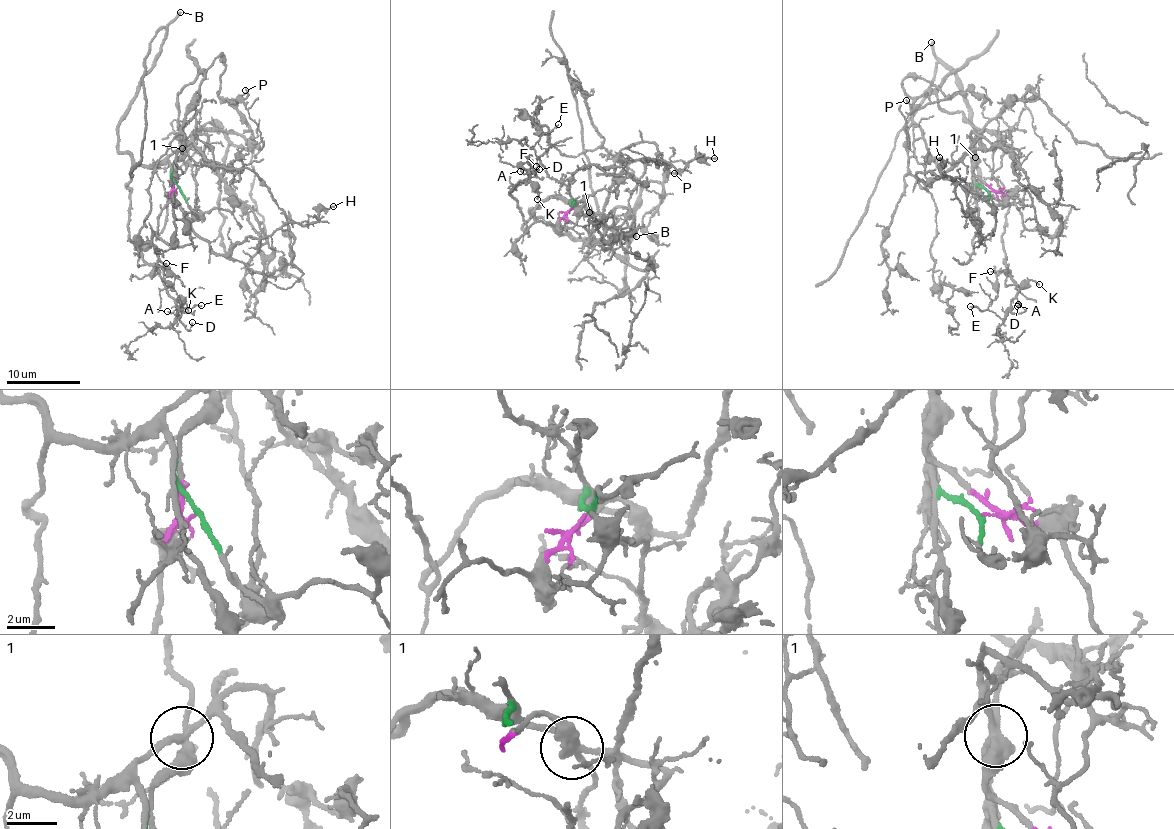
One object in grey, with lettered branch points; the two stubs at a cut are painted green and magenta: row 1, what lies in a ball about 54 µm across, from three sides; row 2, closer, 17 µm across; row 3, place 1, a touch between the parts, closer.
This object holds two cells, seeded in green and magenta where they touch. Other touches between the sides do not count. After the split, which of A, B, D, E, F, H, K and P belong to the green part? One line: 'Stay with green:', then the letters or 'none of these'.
Stay with green: A, B, D, E, F, H, K

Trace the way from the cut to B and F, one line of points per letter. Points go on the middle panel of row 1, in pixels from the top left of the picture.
B: (572, 205), (572, 200), (546, 198), (530, 210), (557, 233), (578, 241), (597, 244), (621, 233), (637, 236)
F: (572, 205), (572, 200), (545, 198), (523, 228), (516, 201), (509, 192), (513, 186), (533, 177), (536, 167)

